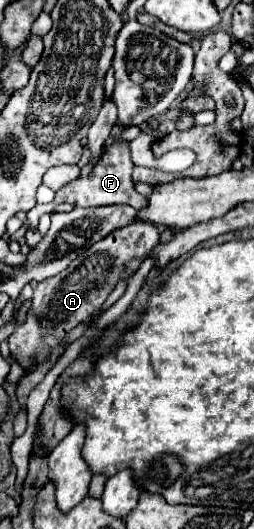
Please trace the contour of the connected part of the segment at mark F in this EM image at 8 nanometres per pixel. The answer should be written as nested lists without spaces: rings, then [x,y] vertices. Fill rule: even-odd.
[[[123,140],[123,142],[113,142],[105,154],[101,156],[99,164],[85,176],[85,178],[77,178],[73,182],[69,182],[67,186],[63,186],[55,200],[51,204],[37,204],[33,210],[27,212],[27,220],[25,220],[25,226],[27,230],[33,230],[37,228],[39,224],[39,218],[43,214],[53,214],[55,212],[55,206],[63,204],[63,202],[69,202],[73,206],[109,206],[109,204],[129,204],[133,206],[135,210],[141,210],[141,208],[147,208],[147,198],[141,196],[137,190],[135,190],[135,182],[131,178],[131,172],[133,172],[133,160],[131,160],[131,150],[129,150],[129,140]]]

